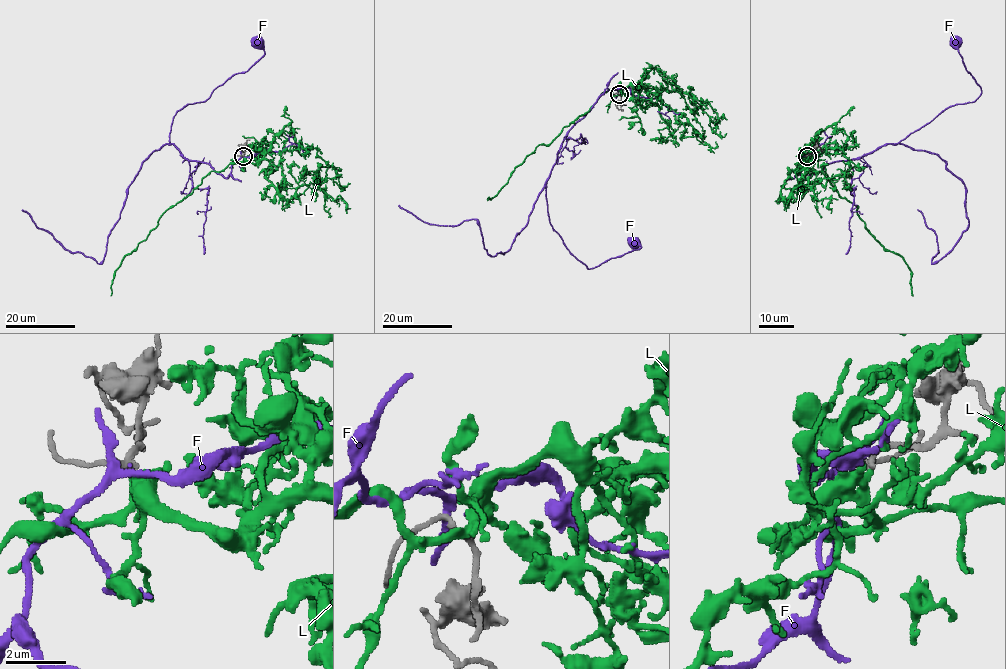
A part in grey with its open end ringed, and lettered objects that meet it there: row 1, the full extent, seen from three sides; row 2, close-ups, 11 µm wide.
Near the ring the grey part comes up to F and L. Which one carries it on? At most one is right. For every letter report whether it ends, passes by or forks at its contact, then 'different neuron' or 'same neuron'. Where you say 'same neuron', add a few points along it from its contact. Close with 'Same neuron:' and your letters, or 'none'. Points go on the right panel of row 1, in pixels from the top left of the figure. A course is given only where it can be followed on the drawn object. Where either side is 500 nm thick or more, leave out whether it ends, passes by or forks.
F: it forks there; different neuron
L: it passes by; same neuron; it runs (807, 156), (804, 166), (823, 171), (839, 195), (857, 208), (873, 237), (902, 258), (910, 270), (913, 296)
Same neuron: L

